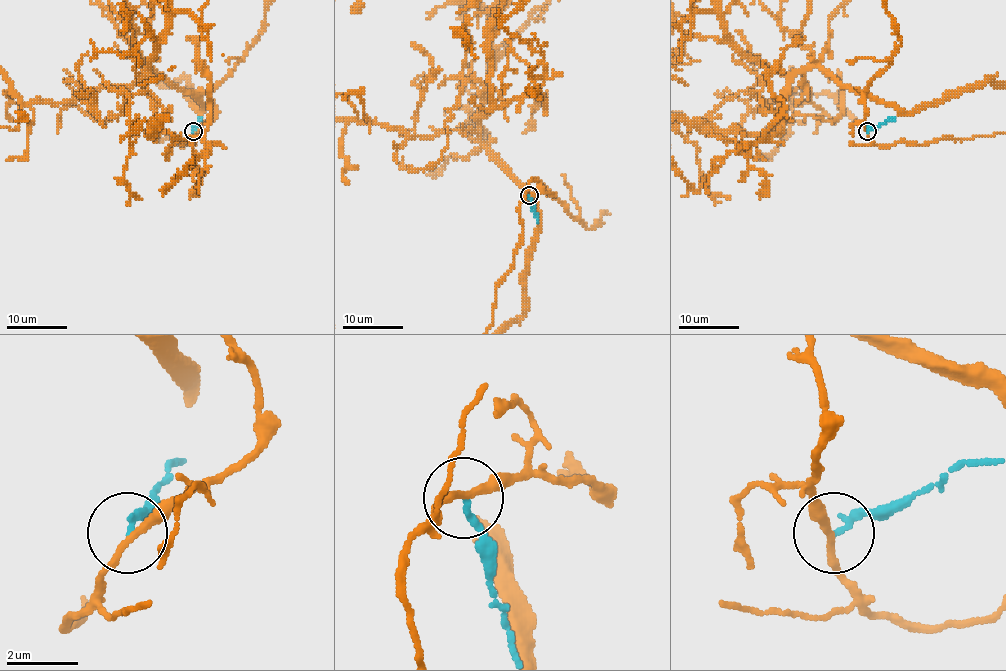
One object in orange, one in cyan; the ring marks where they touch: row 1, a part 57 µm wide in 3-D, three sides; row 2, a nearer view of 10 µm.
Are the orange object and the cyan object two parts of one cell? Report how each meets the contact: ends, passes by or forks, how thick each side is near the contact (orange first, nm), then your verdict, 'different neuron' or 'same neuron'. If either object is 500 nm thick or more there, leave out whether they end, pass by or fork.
orange passes by | cyan ends | 200/180 nm | different neuron

